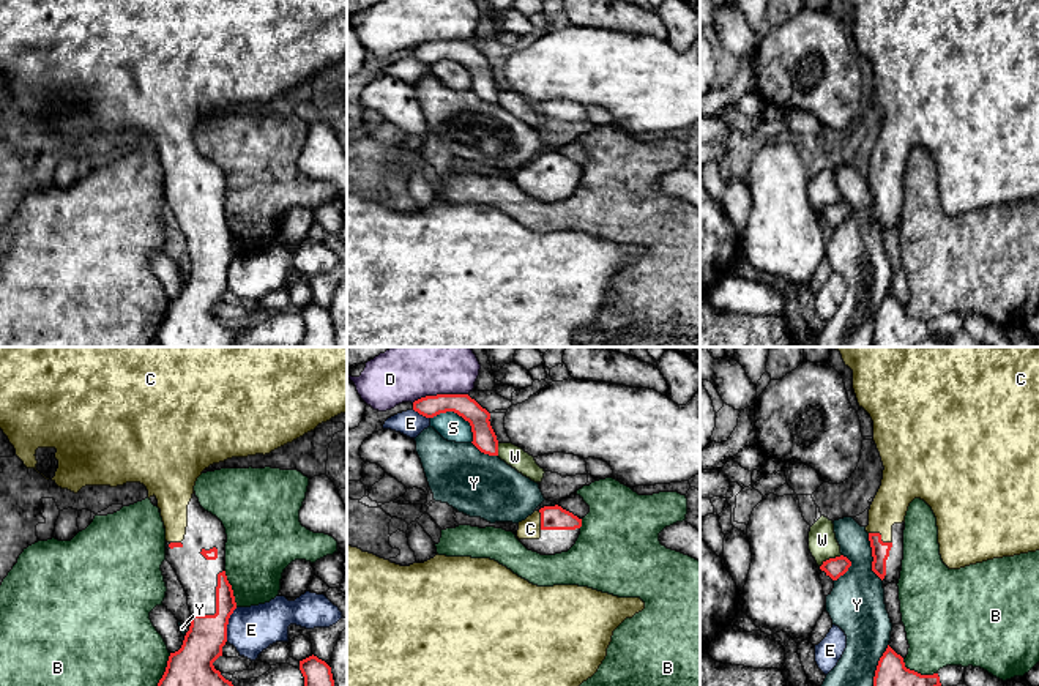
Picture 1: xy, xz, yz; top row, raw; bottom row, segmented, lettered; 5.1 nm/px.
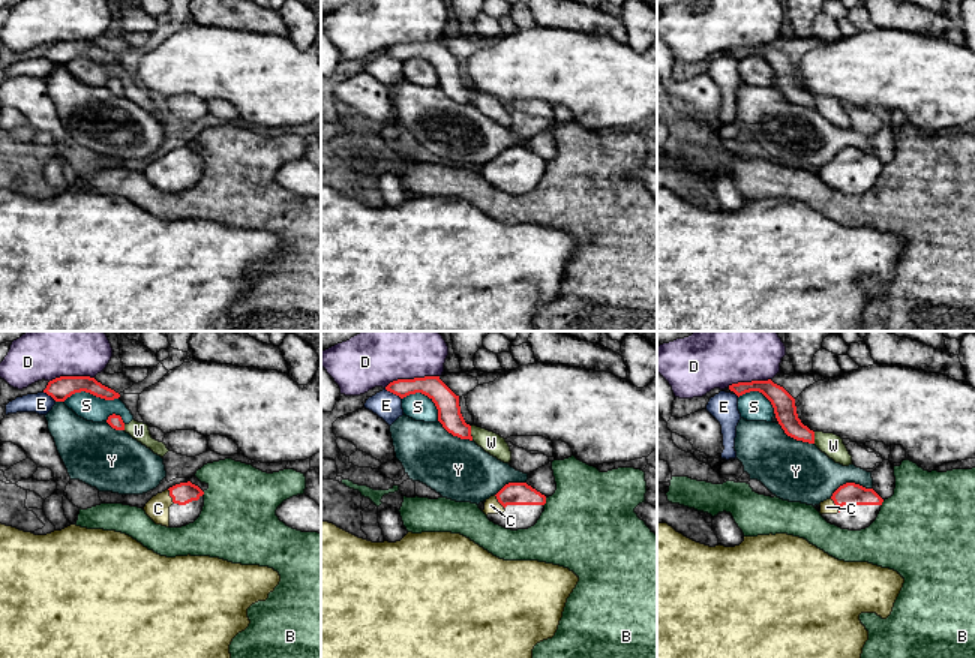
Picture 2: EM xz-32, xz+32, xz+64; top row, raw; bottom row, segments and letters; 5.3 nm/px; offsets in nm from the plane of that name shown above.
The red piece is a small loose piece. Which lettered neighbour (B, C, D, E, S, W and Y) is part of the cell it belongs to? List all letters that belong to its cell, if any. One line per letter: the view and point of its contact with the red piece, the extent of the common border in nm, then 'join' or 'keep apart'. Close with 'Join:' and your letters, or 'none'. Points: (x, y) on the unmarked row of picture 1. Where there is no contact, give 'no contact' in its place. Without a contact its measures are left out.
B: meets red in xy at (164, 320); contact 220 nm long; keep apart
C: meets red in yz at (880, 183); contact 130 nm long; join
D: meets red in xz at (439, 41); contact 300 nm long; keep apart
E: meets red in xy at (227, 270); contact 190 nm long; keep apart
S: meets red in xz at (459, 62); contact 260 nm long; keep apart
W: meets red in yz at (830, 205); contact 130 nm long; keep apart
Y: meets red in yz at (875, 319); contact 300 nm long; keep apart
Join: C

